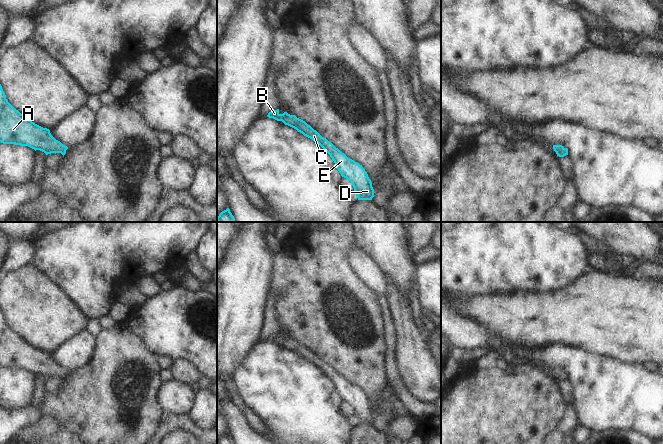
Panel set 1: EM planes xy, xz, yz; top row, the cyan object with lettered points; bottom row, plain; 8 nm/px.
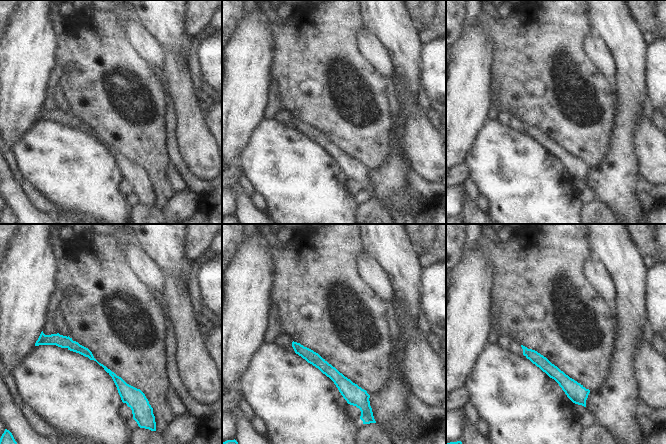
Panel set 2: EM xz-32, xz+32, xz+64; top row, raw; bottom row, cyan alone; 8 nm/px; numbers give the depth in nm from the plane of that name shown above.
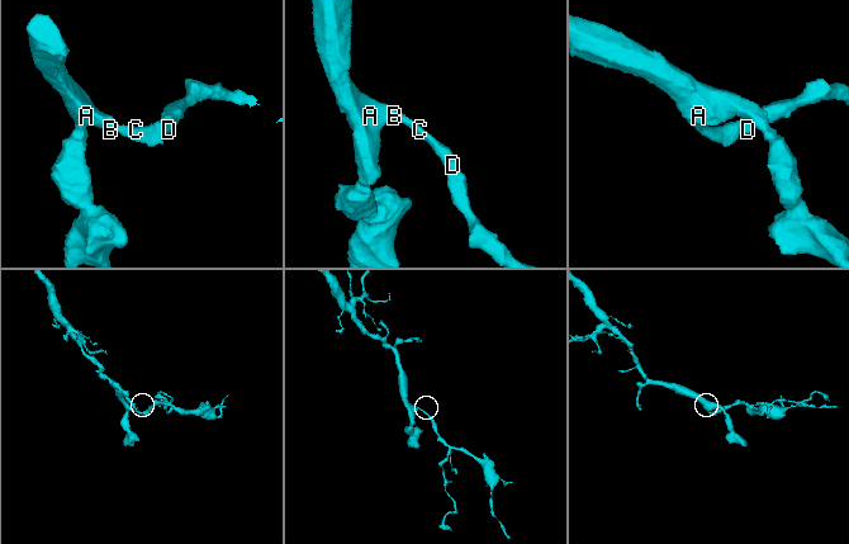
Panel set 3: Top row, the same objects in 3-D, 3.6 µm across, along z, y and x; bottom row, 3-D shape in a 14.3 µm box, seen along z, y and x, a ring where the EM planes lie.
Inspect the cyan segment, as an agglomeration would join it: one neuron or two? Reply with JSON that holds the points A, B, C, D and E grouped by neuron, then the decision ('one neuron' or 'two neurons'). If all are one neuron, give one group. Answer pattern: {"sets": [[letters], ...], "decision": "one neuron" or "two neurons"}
{"sets": [["A", "B", "C", "D", "E"]], "decision": "one neuron"}

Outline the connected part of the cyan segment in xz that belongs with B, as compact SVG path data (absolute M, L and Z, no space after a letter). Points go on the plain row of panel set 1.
M277 333L269 336L267 341L282 345L285 349L296 353L304 360L318 367L330 379L341 400L352 407L354 417L357 419L358 424L372 424L374 421L372 406L362 389L348 382L331 366L295 339L290 339L287 336L280 338L279 333Z

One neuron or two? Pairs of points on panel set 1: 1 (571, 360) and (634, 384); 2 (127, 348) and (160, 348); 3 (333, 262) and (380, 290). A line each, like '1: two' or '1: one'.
1: one
2: two
3: two

